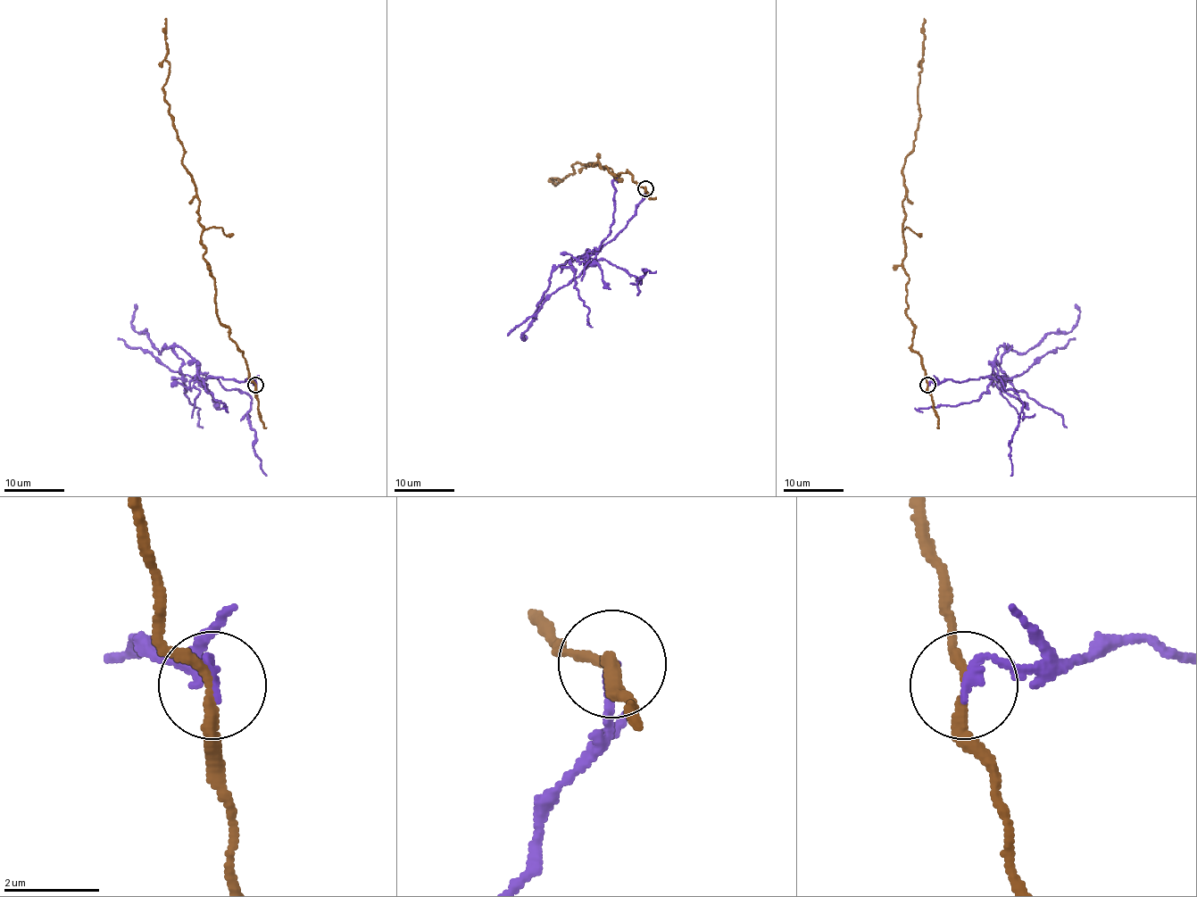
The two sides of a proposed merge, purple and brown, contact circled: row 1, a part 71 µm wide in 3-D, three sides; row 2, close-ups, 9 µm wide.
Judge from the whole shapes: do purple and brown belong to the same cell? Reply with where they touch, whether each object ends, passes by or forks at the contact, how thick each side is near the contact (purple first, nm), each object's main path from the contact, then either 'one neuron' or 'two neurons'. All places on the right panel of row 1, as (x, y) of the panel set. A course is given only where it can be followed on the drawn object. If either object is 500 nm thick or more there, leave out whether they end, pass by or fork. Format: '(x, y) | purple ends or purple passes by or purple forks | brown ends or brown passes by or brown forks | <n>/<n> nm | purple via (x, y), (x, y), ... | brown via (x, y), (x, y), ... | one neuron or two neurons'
(927, 385) | purple ends | brown passes by | 200/200 nm | purple via (927, 386), (947, 379), (991, 379), (993, 361), (1001, 345), (1000, 370), (1006, 379), (1058, 412), (1067, 427) | brown via (927, 386), (912, 349), (902, 267), (902, 167), (919, 118), (924, 18) | two neurons

